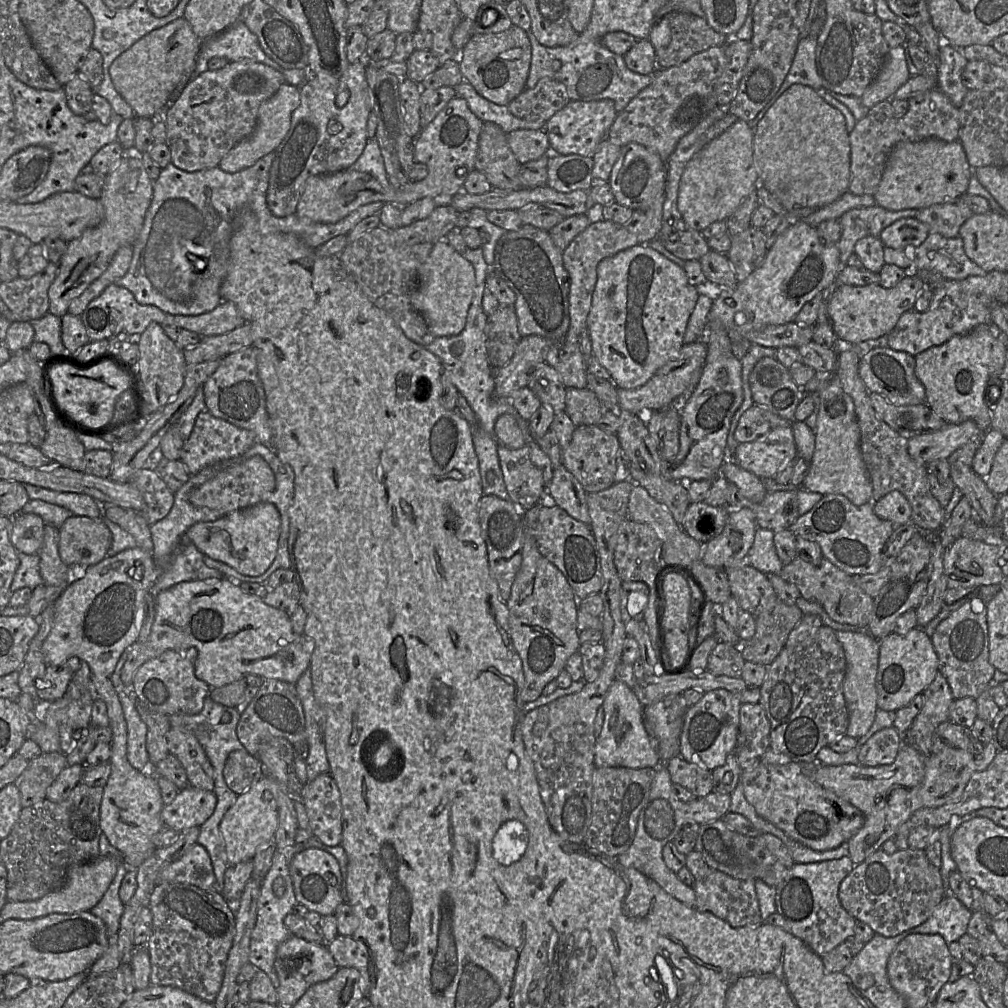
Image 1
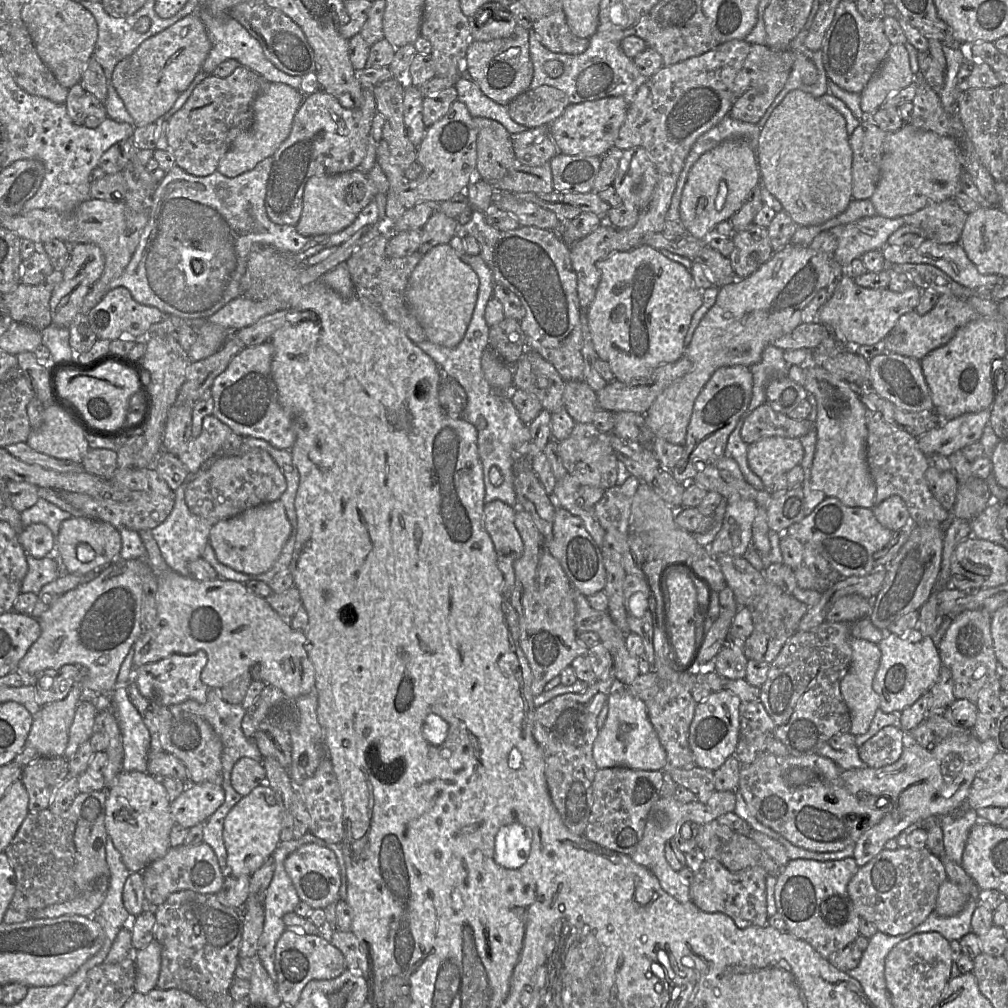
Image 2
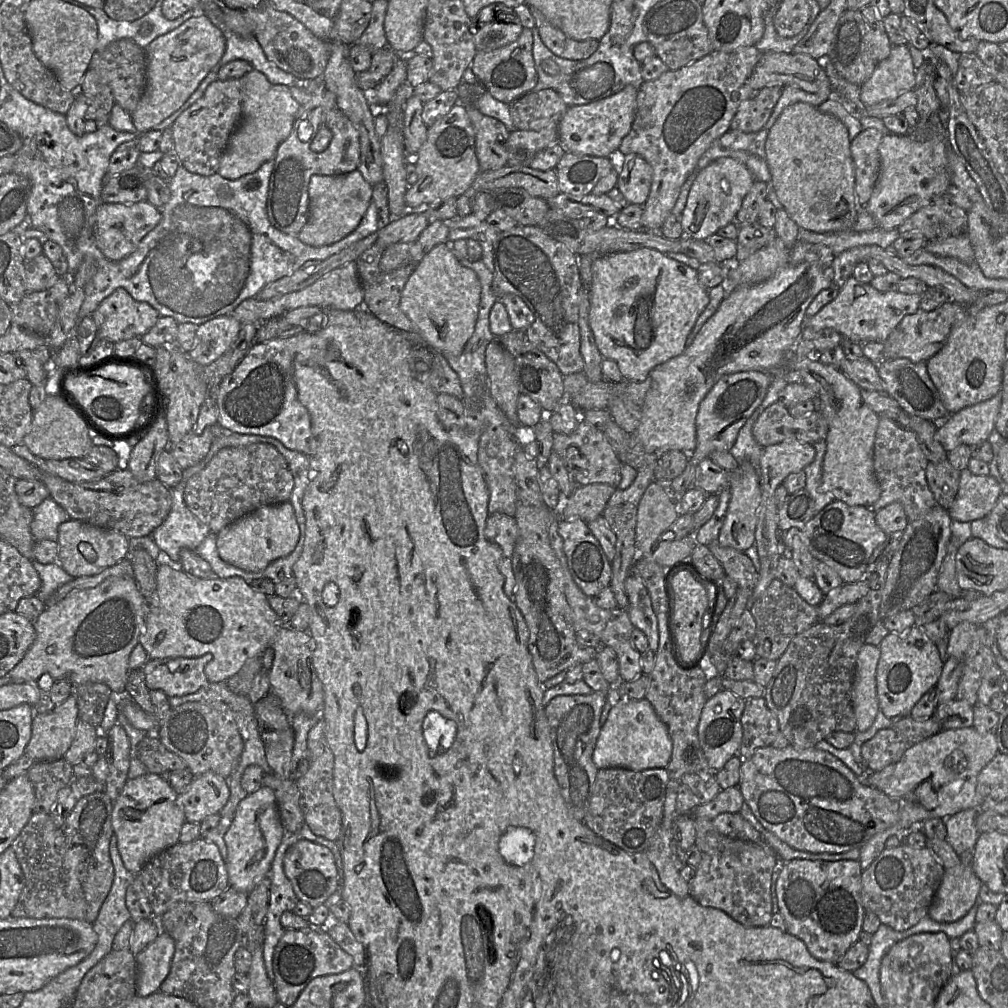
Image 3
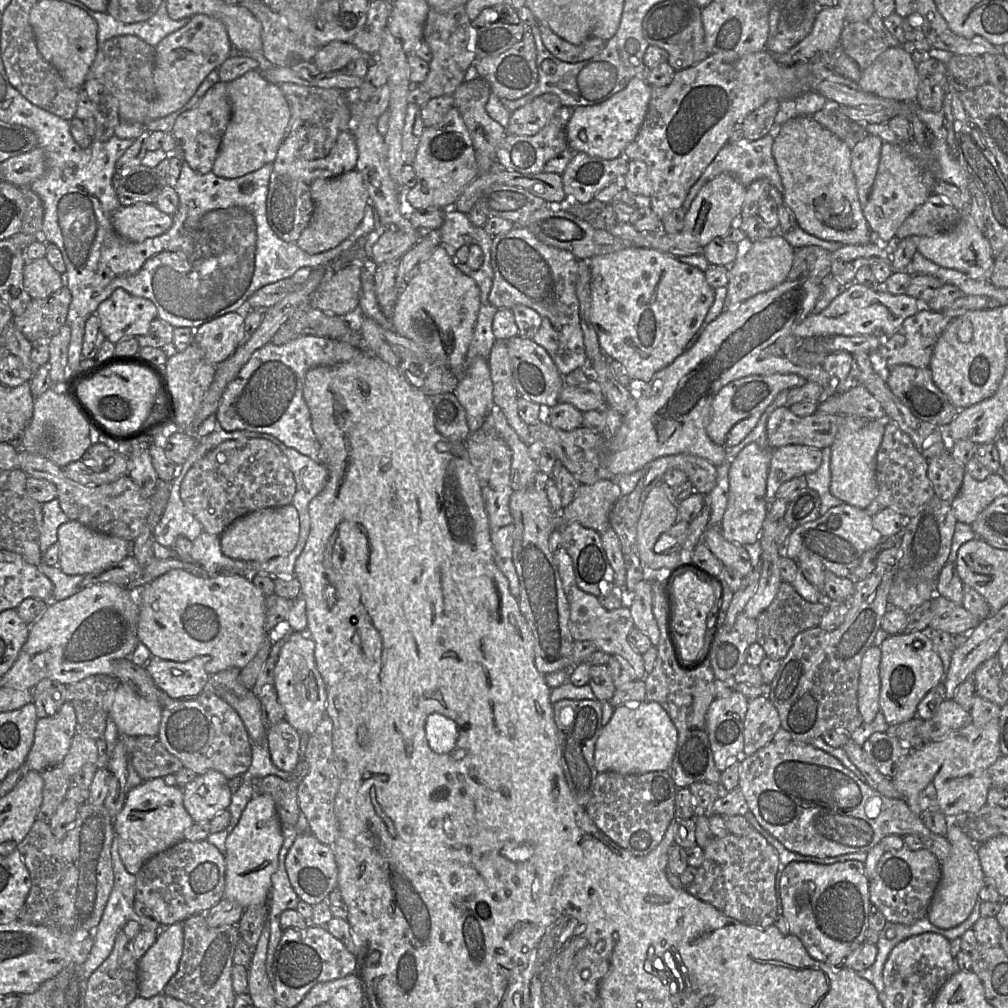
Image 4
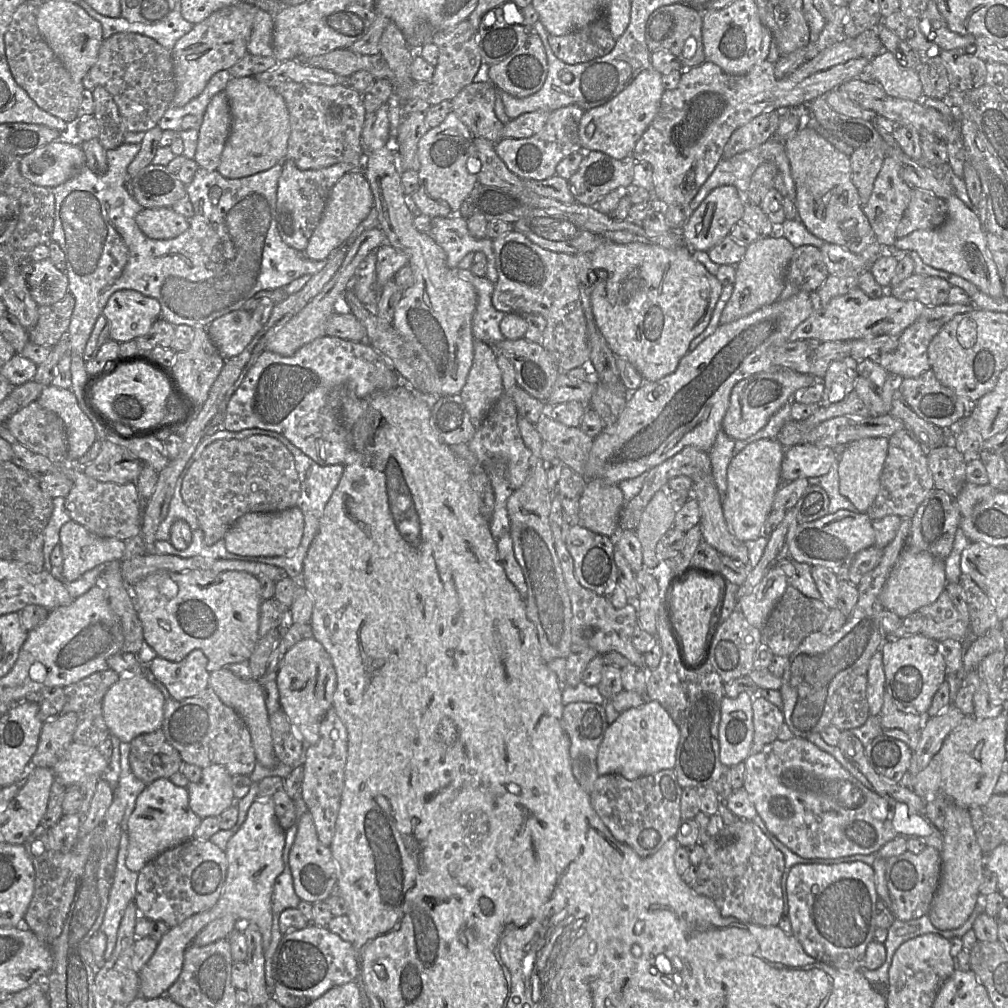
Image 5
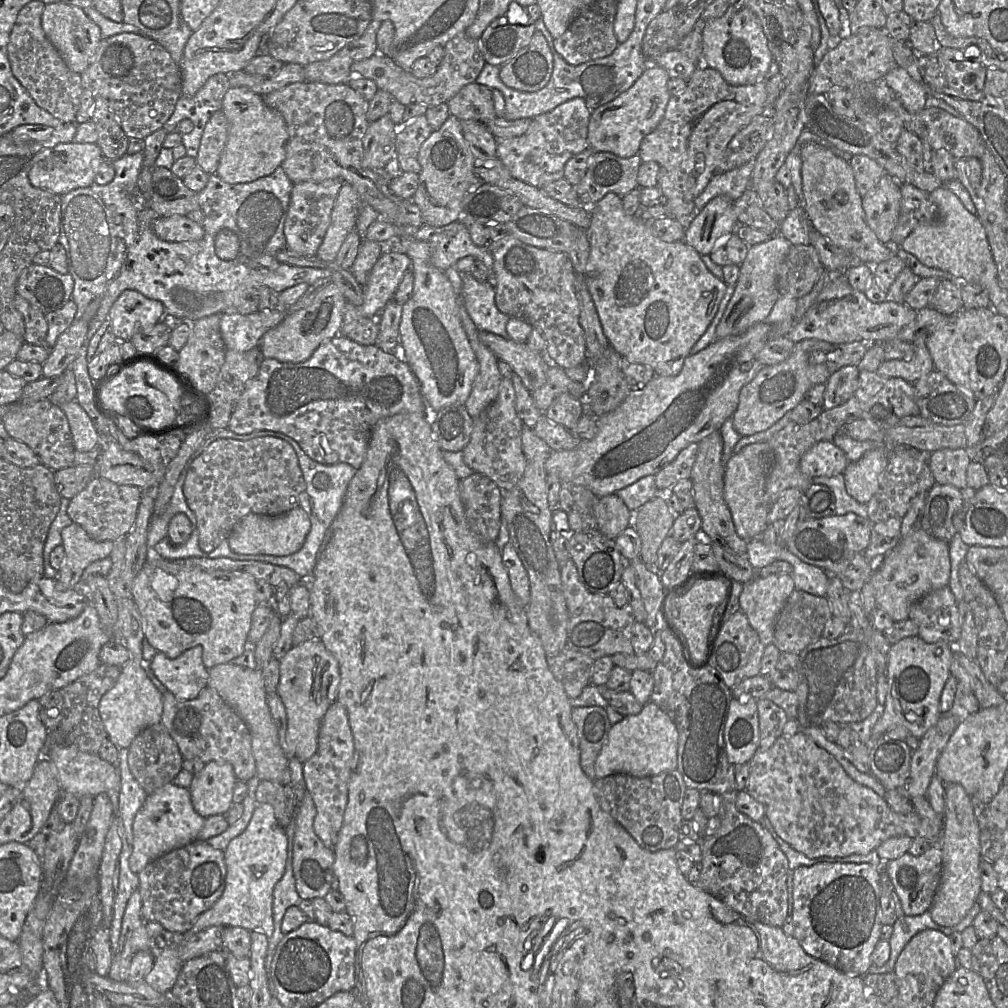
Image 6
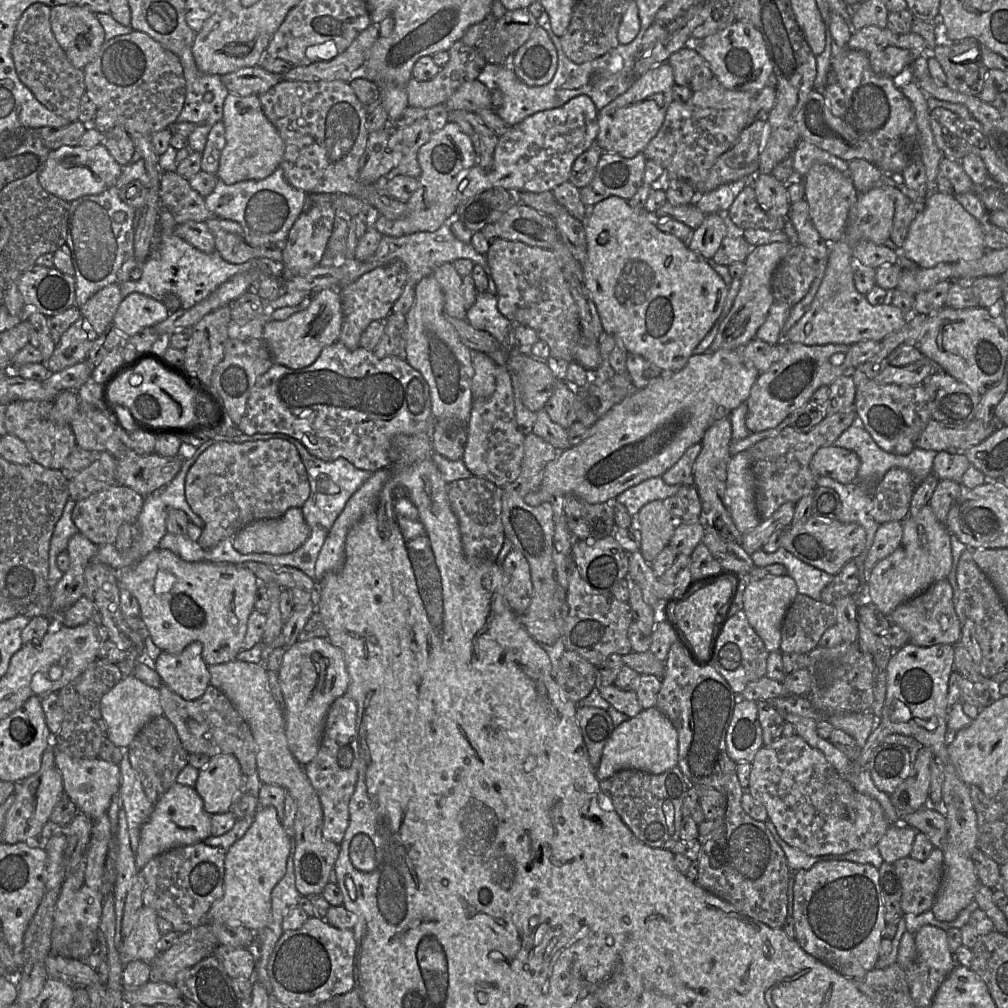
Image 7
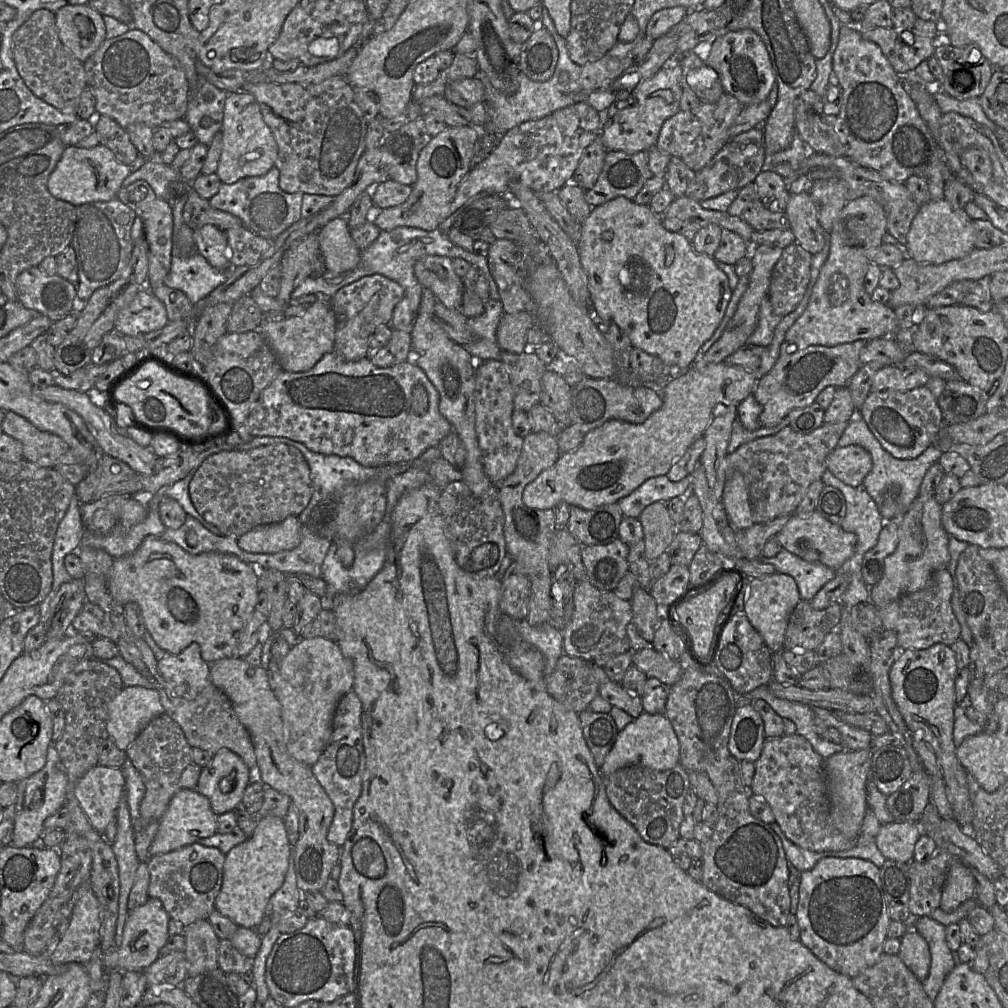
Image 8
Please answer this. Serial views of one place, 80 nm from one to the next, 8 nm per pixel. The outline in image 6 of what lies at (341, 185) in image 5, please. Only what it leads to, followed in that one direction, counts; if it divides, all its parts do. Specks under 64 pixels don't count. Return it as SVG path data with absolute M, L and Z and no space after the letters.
M342 183L337 195L330 225L326 231L316 257L325 262L332 262L348 234L355 230L356 219L362 201L348 183Z

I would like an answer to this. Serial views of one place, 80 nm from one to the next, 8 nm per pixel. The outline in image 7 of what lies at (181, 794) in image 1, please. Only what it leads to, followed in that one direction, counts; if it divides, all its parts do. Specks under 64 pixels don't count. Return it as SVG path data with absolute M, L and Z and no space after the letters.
M217 755L211 757L208 764L199 771L194 789L201 797L206 812L210 815L221 814L231 812L231 804L236 794L243 788L244 781L239 762L233 755Z

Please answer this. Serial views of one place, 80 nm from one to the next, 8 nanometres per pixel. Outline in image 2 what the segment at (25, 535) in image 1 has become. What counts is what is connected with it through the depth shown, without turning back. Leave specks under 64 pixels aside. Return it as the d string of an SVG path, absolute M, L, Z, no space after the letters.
M34 523L24 527L18 533L18 541L26 555L34 558L44 558L55 552L55 536L42 523Z

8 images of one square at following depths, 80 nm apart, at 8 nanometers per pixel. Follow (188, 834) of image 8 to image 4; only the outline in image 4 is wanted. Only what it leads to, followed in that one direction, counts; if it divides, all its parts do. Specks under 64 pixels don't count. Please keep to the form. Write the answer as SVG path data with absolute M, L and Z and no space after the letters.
M163 778L144 781L142 784L129 790L122 810L114 818L118 852L126 870L136 876L150 858L183 841L185 831L194 823L183 805L183 789L178 786L167 785Z

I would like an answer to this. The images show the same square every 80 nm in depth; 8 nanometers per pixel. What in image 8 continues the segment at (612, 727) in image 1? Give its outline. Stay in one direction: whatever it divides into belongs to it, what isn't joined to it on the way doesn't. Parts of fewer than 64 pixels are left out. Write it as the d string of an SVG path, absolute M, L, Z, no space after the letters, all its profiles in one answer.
M643 712L618 732L615 744L600 767L600 772L602 776L609 776L611 773L630 765L665 771L678 765L679 761L679 740L669 719L665 714Z

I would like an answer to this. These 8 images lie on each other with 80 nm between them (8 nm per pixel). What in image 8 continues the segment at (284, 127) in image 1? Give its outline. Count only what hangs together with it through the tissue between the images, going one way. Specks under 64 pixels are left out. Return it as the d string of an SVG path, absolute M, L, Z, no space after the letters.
M246 91L228 94L221 133L223 149L216 171L221 183L230 185L241 179L265 176L275 166L278 145L252 94Z

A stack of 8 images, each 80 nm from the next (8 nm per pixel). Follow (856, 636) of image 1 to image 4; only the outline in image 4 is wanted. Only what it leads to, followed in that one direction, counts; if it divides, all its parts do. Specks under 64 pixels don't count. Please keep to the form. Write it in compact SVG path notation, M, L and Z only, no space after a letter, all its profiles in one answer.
M872 646L862 658L857 696L864 723L871 723L880 710L881 655L881 646Z

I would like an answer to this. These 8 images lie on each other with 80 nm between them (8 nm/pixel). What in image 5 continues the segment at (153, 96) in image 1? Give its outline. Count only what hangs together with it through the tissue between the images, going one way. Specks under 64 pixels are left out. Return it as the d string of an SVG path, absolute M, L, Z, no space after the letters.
M238 6L219 9L193 25L189 33L181 37L171 50L176 84L172 106L183 107L204 89L210 78L217 72L229 70L245 57L252 31L253 16Z

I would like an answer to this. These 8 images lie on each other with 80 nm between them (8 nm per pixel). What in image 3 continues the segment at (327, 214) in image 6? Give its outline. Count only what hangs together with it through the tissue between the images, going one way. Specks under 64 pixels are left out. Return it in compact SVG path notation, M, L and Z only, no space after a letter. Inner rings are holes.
M325 107L314 108L294 121L289 136L282 141L274 158L274 166L269 180L269 190L267 195L266 210L270 223L279 231L297 236L309 217L309 194L308 185L313 175L338 175L346 174L358 168L360 161L360 140L359 132L354 127L350 119L340 109L329 109ZM321 125L327 126L332 132L332 139L322 152L314 152L310 149L310 144Z

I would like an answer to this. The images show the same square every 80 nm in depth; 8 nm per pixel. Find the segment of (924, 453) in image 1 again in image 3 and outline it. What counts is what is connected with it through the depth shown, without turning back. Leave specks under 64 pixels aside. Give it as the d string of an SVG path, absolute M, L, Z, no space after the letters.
M1000 391L991 399L966 407L948 419L933 421L937 428L934 438L950 452L961 444L968 446L988 441L1001 406Z

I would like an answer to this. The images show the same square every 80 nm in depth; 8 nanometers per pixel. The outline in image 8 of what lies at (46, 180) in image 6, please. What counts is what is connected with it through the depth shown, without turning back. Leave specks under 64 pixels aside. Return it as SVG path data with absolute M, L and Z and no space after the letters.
M99 144L90 149L65 146L60 160L48 178L49 193L75 207L92 202L108 202L117 198L124 179L132 172L120 163L107 147Z

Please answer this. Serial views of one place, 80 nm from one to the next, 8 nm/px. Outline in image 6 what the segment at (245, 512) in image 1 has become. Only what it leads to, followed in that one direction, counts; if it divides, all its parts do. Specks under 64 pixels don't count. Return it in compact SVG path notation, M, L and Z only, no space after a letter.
M301 507L276 516L247 514L233 527L227 537L230 549L244 555L288 556L297 552L310 530L310 520Z

